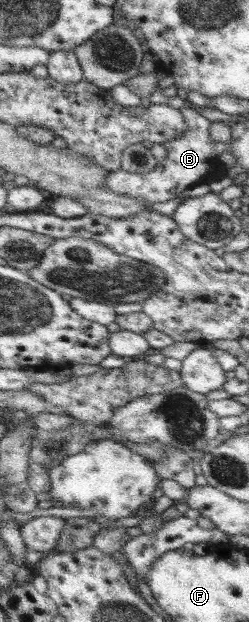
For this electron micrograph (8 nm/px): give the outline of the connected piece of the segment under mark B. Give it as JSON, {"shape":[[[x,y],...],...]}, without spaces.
{"shape":[[[188,106],[182,108],[182,113],[187,119],[188,129],[181,138],[163,144],[167,156],[158,162],[157,167],[147,173],[135,173],[123,169],[111,171],[106,178],[106,187],[109,190],[146,202],[167,202],[181,196],[188,186],[207,184],[224,175],[227,168],[219,162],[219,156],[215,156],[216,142],[210,133],[211,120]]]}

